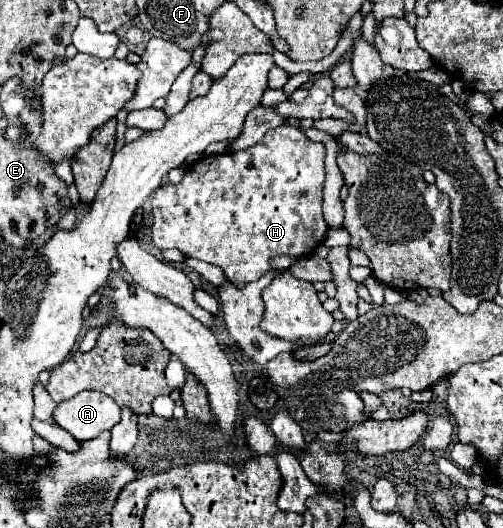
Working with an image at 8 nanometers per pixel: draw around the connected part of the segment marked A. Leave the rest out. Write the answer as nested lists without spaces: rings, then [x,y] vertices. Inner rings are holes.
[[[80,392],[58,404],[56,422],[78,440],[90,440],[110,430],[120,420],[120,408],[102,392]]]

